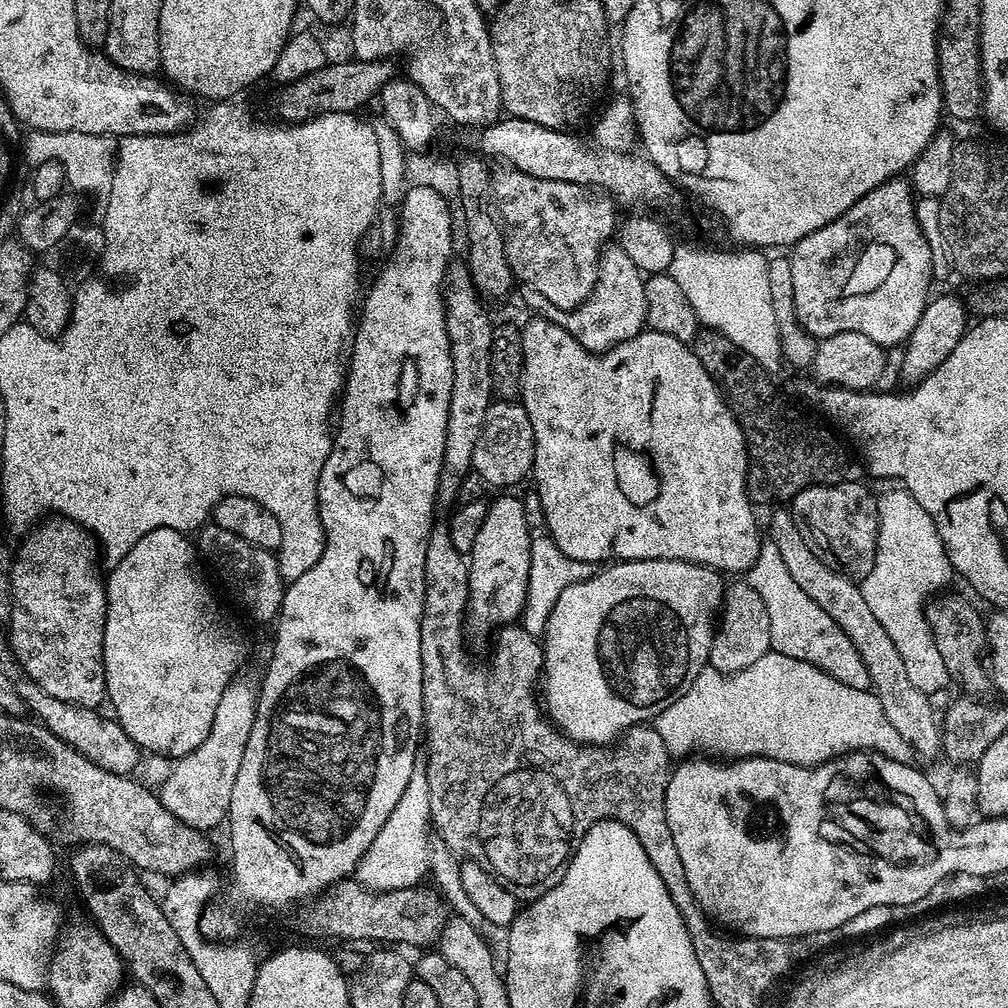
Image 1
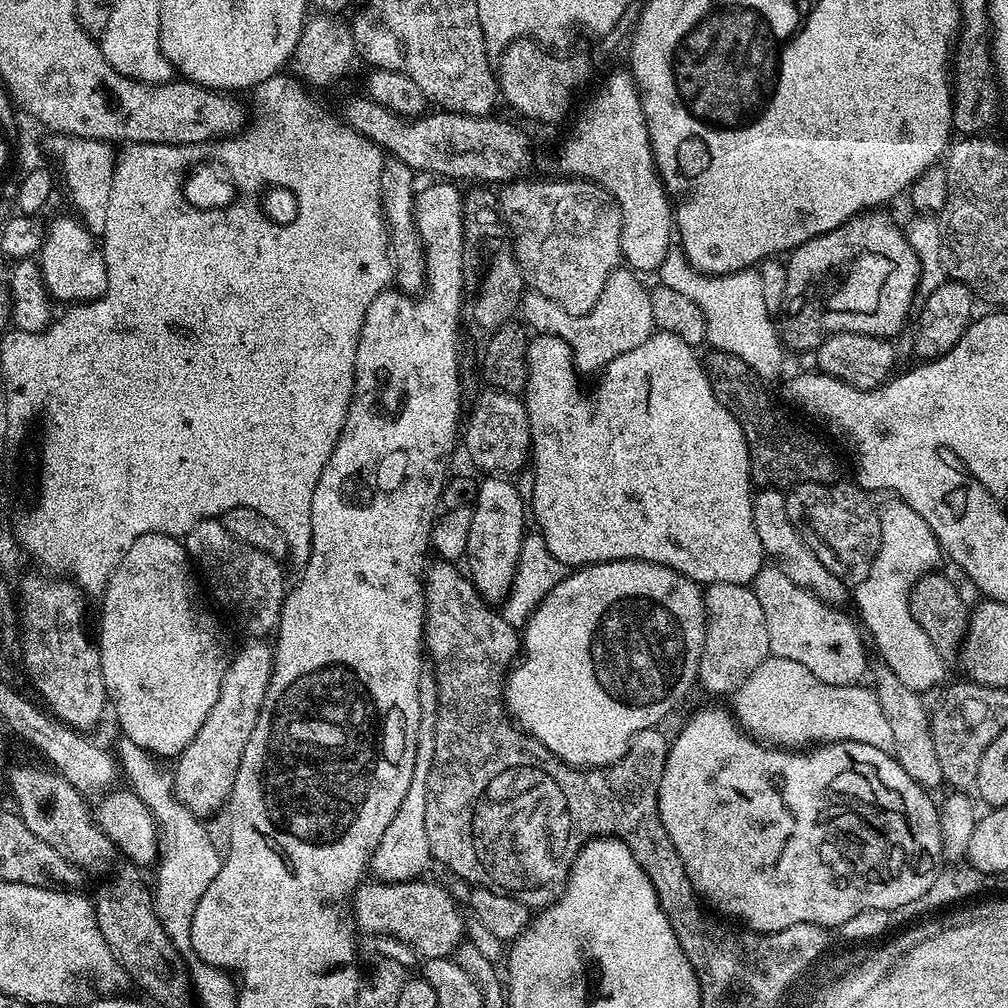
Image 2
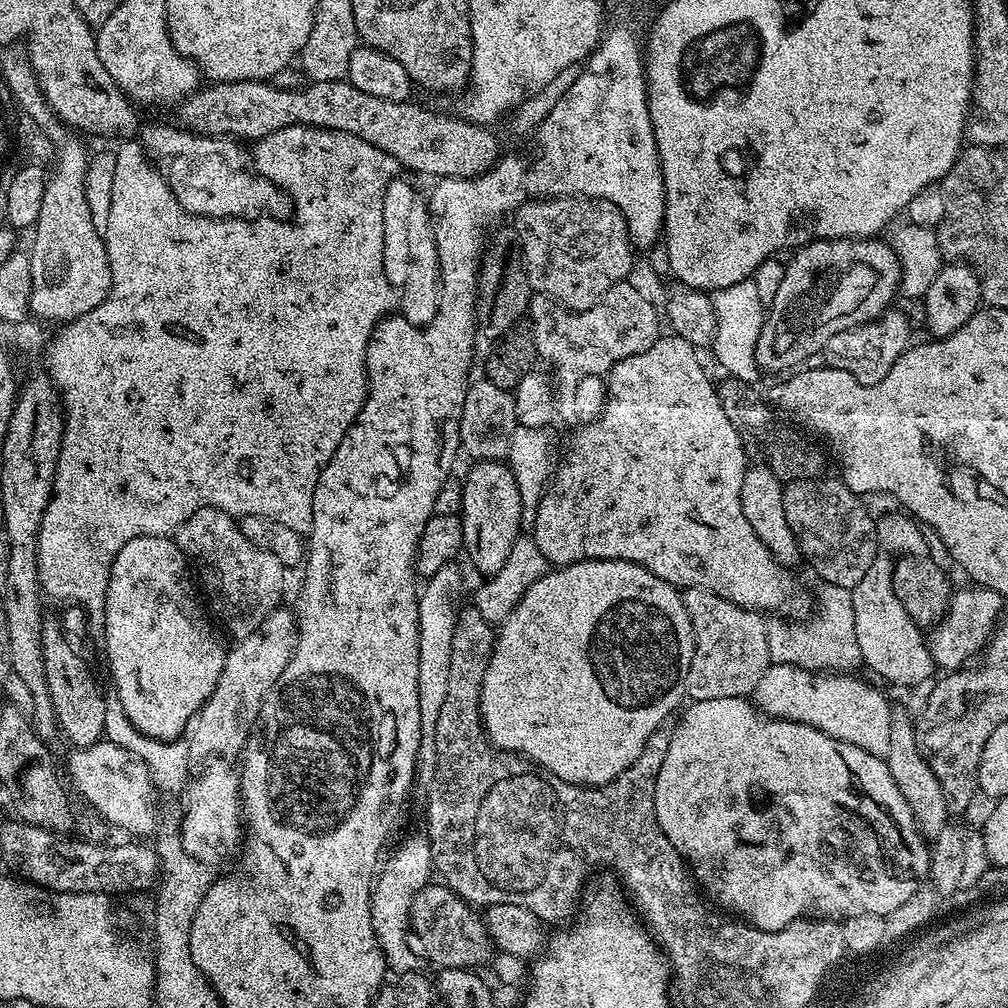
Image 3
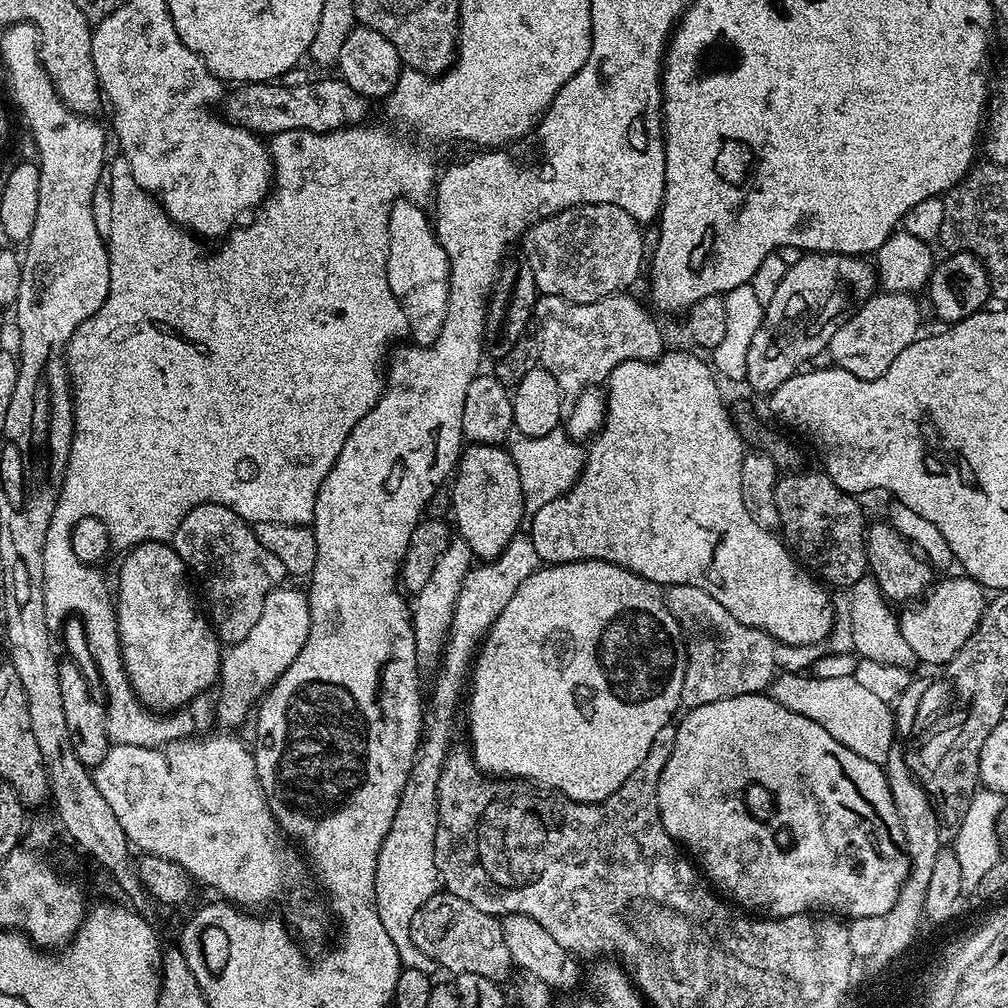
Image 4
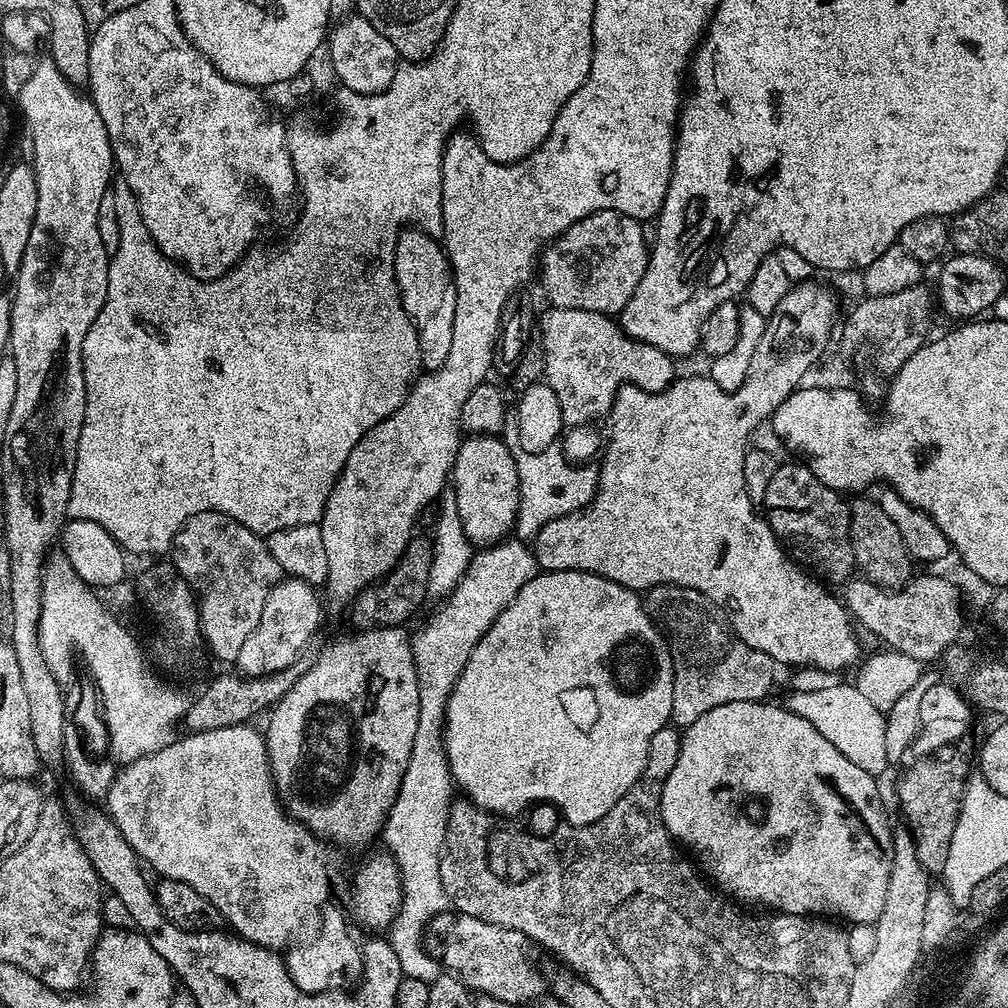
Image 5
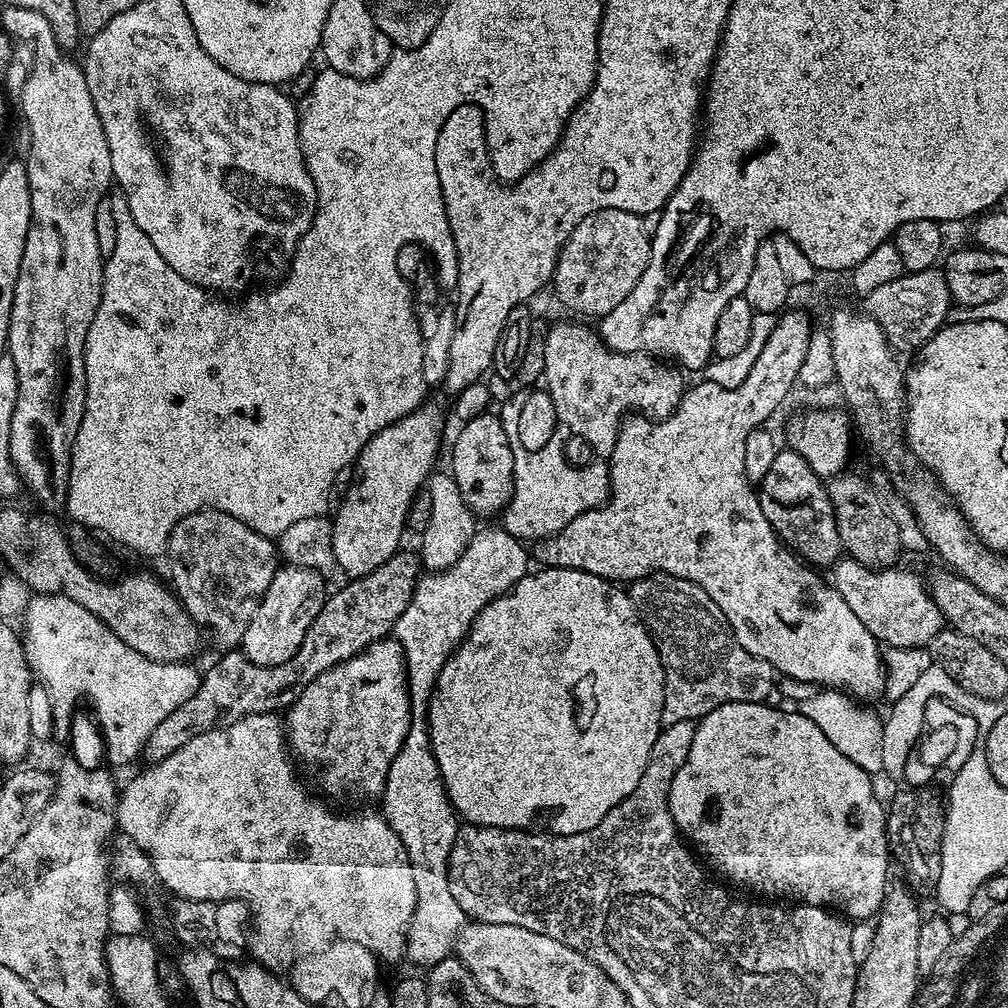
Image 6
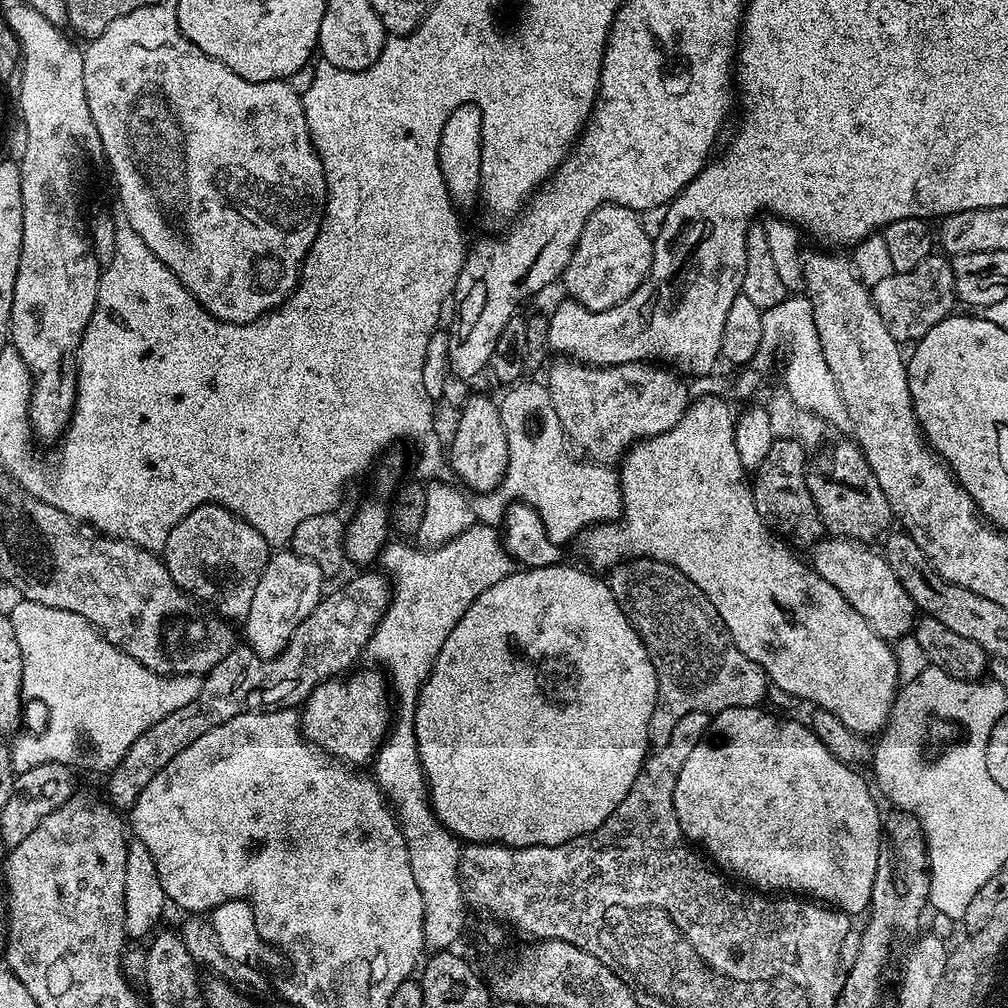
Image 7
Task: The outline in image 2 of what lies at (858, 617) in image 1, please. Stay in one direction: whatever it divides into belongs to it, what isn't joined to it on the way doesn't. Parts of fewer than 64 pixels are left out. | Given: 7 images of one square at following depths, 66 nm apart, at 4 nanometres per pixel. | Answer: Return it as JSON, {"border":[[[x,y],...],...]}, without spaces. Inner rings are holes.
{"border":[[[761,487],[759,491],[752,497],[752,517],[754,518],[754,530],[758,534],[758,542],[762,542],[762,550],[765,557],[775,567],[782,570],[782,574],[786,574],[786,578],[790,578],[790,582],[794,582],[798,588],[804,588],[815,596],[821,598],[829,598],[836,591],[842,588],[838,578],[834,578],[834,574],[830,574],[830,570],[826,570],[826,566],[822,566],[822,562],[818,562],[818,558],[812,553],[812,547],[808,544],[807,539],[795,528],[794,517],[786,514],[786,506],[784,505],[785,493],[779,488]],[[876,662],[873,666],[870,684],[882,706],[886,726],[890,726],[890,748],[902,770],[906,770],[906,774],[925,790],[941,787],[944,784],[944,775],[942,766],[938,766],[938,754],[934,754],[930,712],[927,707],[924,709],[924,704],[920,701],[923,699],[917,692],[910,690],[910,686],[902,686],[898,676],[883,662]]]}

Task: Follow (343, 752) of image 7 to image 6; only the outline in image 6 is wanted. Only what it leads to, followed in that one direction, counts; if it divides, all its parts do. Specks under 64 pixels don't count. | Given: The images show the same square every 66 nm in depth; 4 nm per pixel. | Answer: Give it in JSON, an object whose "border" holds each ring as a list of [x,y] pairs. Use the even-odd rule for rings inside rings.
{"border":[[[394,638],[375,640],[372,645],[351,656],[346,662],[318,674],[287,709],[286,747],[301,760],[332,796],[349,796],[352,800],[379,797],[384,790],[390,762],[404,745],[412,721],[412,703],[408,697],[408,671],[404,668],[404,651]]]}

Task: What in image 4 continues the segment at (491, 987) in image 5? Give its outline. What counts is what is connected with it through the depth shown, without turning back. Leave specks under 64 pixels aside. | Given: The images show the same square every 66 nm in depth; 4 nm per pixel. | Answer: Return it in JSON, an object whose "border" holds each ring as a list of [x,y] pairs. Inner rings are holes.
{"border":[[[446,890],[432,897],[422,909],[423,919],[428,919],[430,927],[436,931],[436,941],[432,949],[427,949],[429,960],[440,964],[446,971],[456,976],[474,974],[487,980],[504,982],[508,975],[513,975],[514,965],[510,958],[510,950],[506,950],[504,928],[497,917],[482,914],[482,910],[474,910],[462,898],[450,895]]]}

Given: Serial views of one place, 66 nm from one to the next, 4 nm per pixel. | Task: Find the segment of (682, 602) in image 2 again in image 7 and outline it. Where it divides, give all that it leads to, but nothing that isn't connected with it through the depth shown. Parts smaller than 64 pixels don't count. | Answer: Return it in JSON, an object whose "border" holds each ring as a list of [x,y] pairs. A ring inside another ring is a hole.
{"border":[[[564,563],[547,564],[545,568],[532,566],[527,569],[529,572],[513,570],[509,576],[502,578],[502,582],[494,582],[494,586],[490,586],[490,590],[482,590],[482,594],[478,594],[478,598],[474,598],[472,605],[468,607],[466,614],[462,614],[462,618],[456,623],[454,630],[450,630],[446,642],[442,642],[442,648],[438,650],[436,660],[432,664],[432,670],[424,679],[423,686],[420,687],[416,707],[412,709],[412,714],[418,758],[424,767],[424,777],[428,779],[428,799],[431,800],[434,814],[440,819],[442,826],[449,828],[461,841],[473,844],[505,844],[507,848],[529,848],[530,846],[558,846],[579,836],[590,834],[595,828],[602,826],[602,822],[606,822],[606,818],[610,818],[610,814],[614,814],[618,802],[622,802],[622,798],[626,798],[626,794],[630,794],[640,773],[640,768],[644,764],[644,757],[650,751],[648,731],[652,725],[652,715],[658,698],[658,678],[652,665],[652,659],[648,656],[642,638],[636,633],[636,627],[628,621],[627,614],[618,606],[618,602],[612,591],[609,590],[607,583],[601,577],[599,580],[598,577],[591,576],[591,574],[596,575],[591,571],[588,571],[589,573],[583,572],[580,568],[571,568],[570,565]]]}

